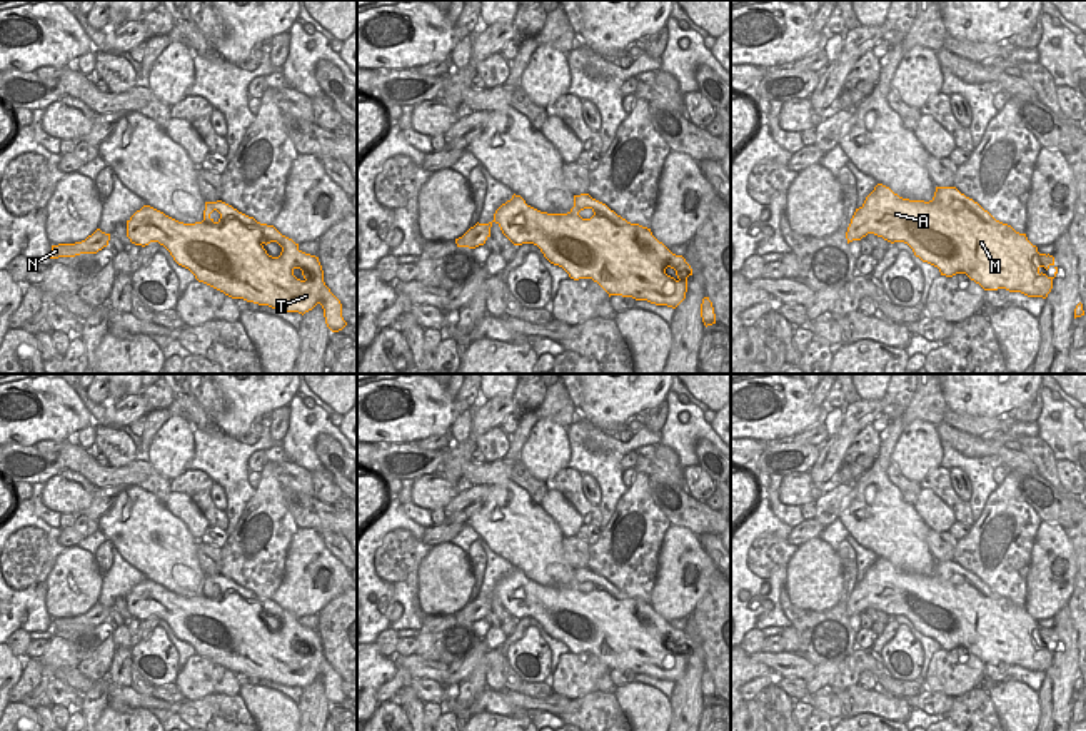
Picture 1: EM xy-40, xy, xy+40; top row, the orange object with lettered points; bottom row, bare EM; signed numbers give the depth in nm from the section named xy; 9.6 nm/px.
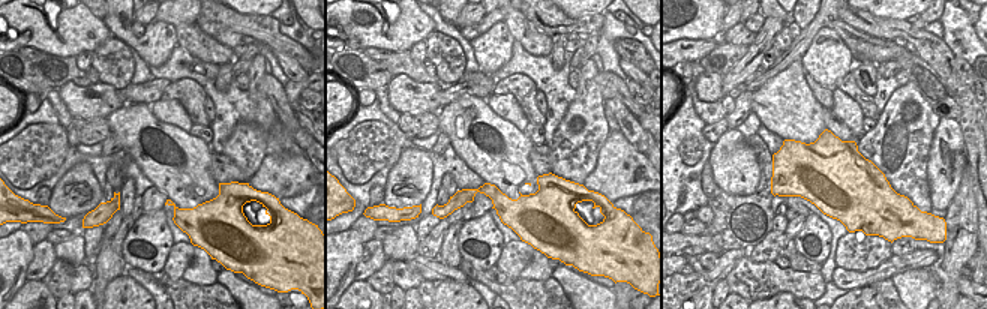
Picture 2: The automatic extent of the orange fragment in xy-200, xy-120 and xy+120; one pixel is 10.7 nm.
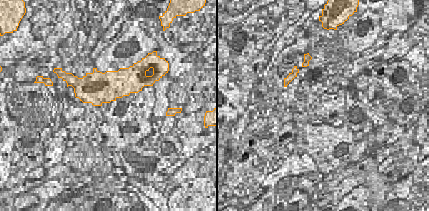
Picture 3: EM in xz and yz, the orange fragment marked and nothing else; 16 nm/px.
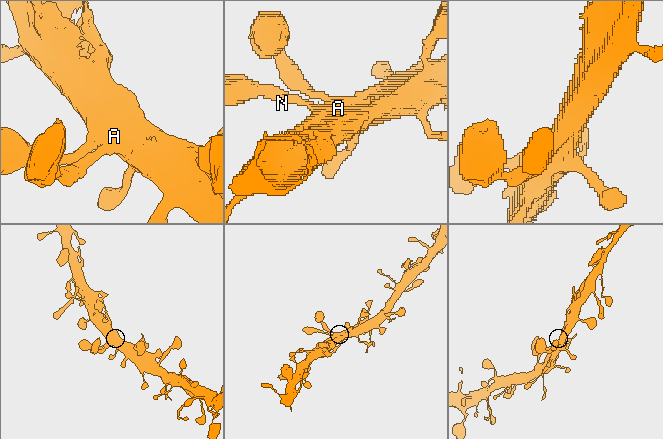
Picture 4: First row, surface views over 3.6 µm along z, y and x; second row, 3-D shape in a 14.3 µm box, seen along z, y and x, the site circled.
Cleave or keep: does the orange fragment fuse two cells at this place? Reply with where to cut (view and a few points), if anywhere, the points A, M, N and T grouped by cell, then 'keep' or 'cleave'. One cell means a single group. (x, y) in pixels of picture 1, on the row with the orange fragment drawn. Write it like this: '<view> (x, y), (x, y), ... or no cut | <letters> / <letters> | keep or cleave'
no cut | A M N T | keep

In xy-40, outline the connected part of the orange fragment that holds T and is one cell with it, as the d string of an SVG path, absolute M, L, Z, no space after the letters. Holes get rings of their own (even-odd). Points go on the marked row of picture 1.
M222 200L205 202L204 220L195 224L178 222L150 205L143 205L127 220L127 237L132 244L142 247L158 242L199 282L232 299L244 299L302 315L320 304L325 324L332 332L339 332L347 325L342 317L340 300L324 282L319 257L302 252L299 244L282 235L274 225L260 224ZM270 242L277 242L282 247L279 257L269 255L264 249Z

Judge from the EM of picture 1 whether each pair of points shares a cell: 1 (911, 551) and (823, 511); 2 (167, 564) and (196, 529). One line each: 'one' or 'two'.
1: two
2: two

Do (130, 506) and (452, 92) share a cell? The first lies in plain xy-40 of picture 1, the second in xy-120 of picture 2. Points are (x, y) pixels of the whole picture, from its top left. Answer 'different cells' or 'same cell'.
different cells

